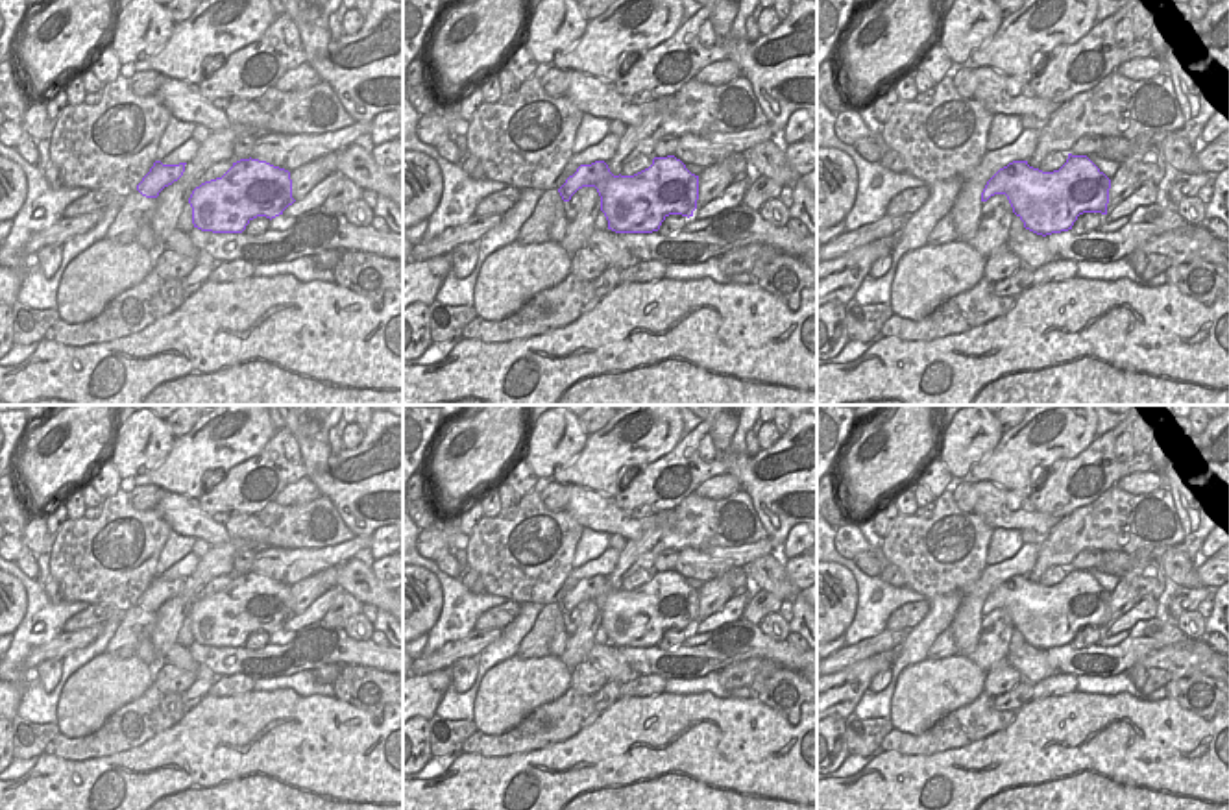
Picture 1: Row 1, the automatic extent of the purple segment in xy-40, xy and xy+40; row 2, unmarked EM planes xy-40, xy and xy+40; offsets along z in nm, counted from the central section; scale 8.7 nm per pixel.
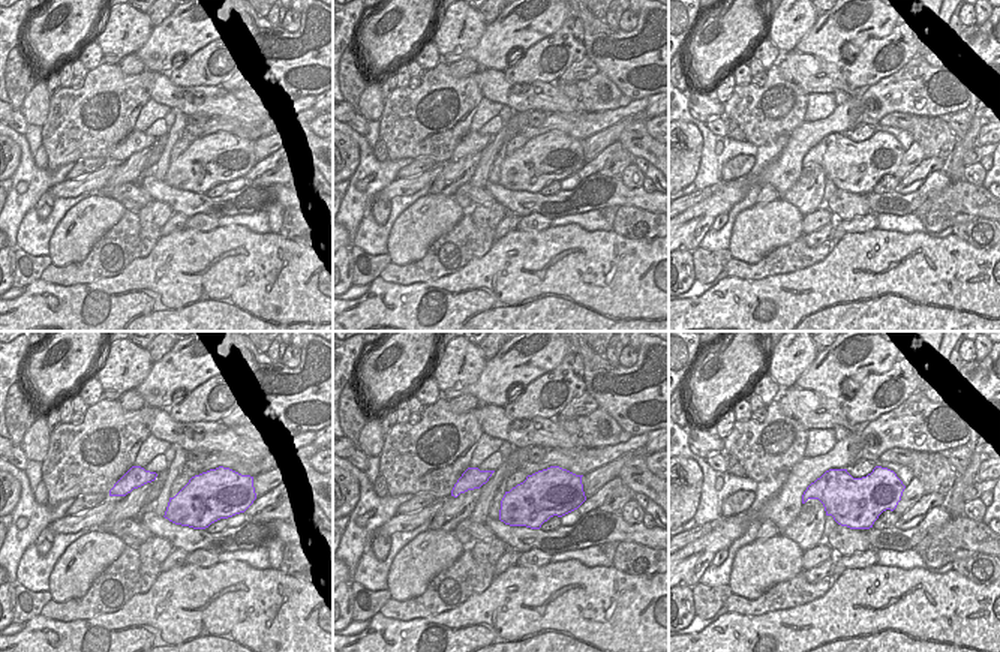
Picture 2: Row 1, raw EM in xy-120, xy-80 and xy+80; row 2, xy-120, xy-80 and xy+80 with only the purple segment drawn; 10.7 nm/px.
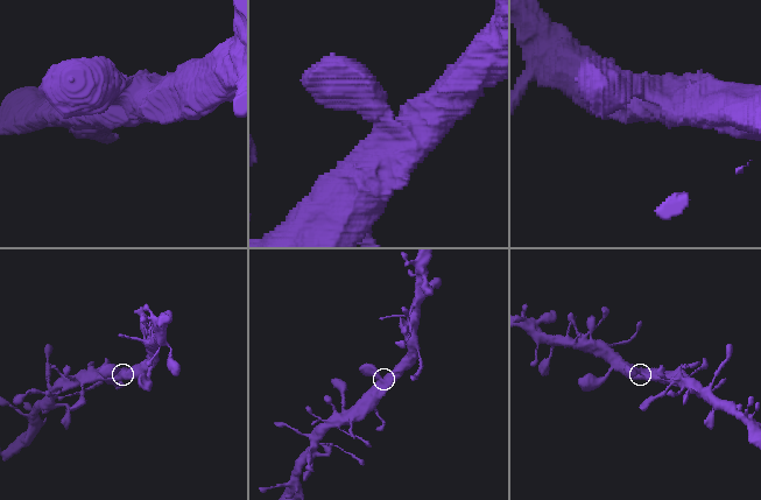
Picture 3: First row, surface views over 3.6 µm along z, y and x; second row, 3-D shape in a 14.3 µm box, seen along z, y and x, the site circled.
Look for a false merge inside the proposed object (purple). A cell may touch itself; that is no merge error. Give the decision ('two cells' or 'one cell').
one cell

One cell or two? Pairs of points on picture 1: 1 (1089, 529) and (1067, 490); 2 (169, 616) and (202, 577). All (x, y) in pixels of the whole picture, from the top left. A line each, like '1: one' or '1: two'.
1: two
2: one

